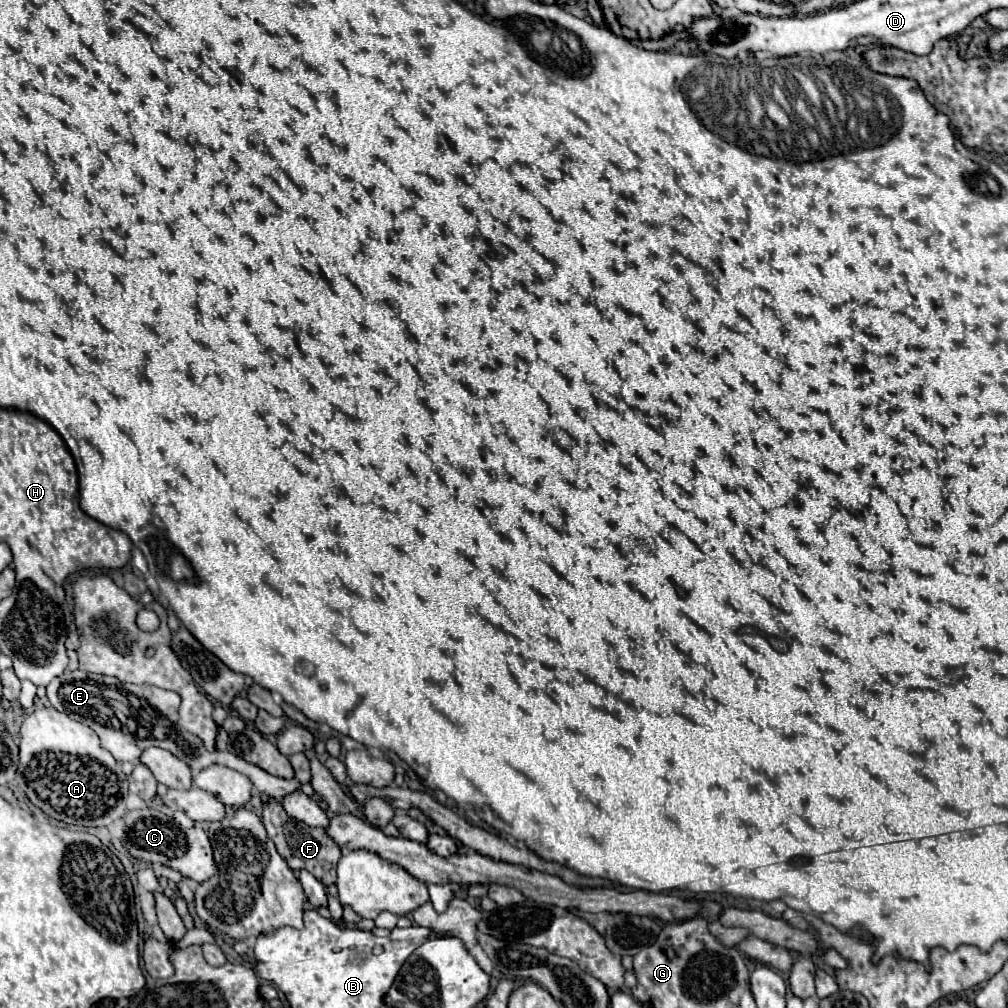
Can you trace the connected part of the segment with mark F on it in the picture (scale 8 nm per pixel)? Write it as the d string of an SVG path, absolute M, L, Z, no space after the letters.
M271 798L267 804L263 804L261 820L267 830L267 836L275 842L277 852L285 858L285 862L289 864L291 870L295 870L295 872L307 870L325 886L335 884L335 880L337 880L335 868L341 858L341 848L335 844L335 840L331 840L331 836L327 836L325 828L311 828L311 826L287 816L283 802L275 800L275 798Z

